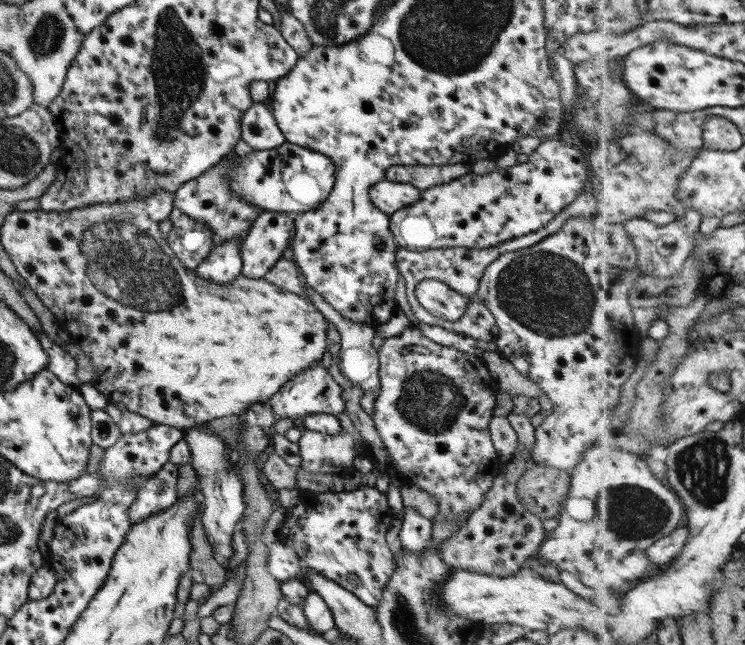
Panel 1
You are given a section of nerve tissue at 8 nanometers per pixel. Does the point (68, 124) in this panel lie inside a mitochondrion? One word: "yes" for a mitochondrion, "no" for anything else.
no

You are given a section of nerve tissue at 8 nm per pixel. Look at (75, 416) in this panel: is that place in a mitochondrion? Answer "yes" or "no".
no

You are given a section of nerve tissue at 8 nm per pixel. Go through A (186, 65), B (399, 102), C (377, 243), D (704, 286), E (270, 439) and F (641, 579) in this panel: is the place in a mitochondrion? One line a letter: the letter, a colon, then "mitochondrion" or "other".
A: mitochondrion
B: other
C: mitochondrion
D: other
E: other
F: other

